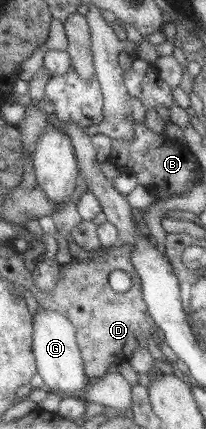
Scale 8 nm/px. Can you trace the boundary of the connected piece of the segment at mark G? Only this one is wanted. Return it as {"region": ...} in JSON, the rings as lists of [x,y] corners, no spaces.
{"region":[[[38,307],[32,315],[34,327],[31,347],[35,354],[35,367],[44,382],[44,389],[58,392],[63,396],[74,396],[84,391],[88,379],[84,374],[75,336],[75,327],[60,312]]]}

